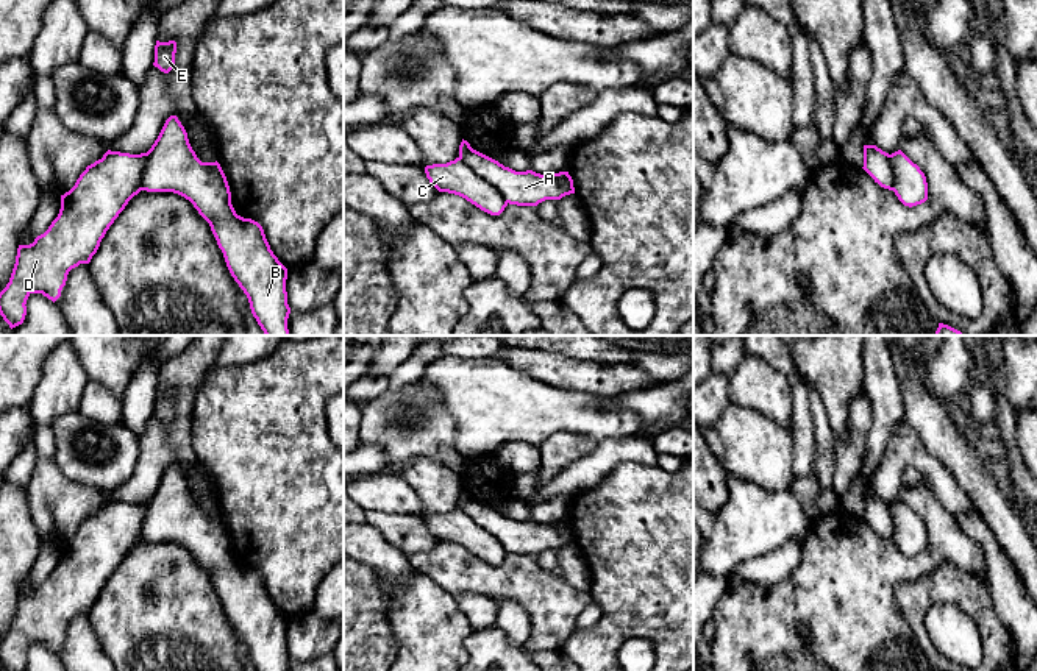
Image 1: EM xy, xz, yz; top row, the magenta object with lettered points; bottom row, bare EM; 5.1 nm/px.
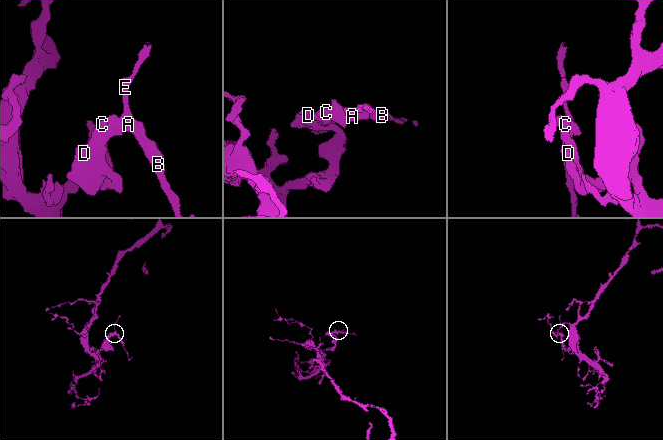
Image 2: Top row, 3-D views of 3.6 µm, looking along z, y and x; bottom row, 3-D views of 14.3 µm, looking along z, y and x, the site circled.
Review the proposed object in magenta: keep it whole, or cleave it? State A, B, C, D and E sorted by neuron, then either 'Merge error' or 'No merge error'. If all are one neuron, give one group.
Groups: A B E / C D. Merge error

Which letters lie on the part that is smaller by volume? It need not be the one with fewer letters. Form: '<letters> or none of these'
A, B, E

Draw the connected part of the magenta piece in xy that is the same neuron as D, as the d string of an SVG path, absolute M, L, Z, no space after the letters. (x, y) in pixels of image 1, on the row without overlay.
M108 499L102 509L87 515L80 524L75 535L61 545L61 559L58 566L52 571L48 579L37 585L30 595L19 595L16 613L6 637L0 641L0 665L5 671L23 671L27 665L27 649L31 643L42 643L53 652L61 646L61 640L66 635L67 624L80 613L89 613L97 602L102 588L109 576L125 559L128 551L137 545L142 538L142 520L147 512L147 502L130 504Z

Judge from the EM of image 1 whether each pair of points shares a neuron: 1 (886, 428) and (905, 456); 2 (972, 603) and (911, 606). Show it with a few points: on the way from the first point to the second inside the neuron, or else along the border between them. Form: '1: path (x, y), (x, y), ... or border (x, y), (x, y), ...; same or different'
1: border (901, 418), (876, 468); different
2: path (956, 593), (926, 593); same

